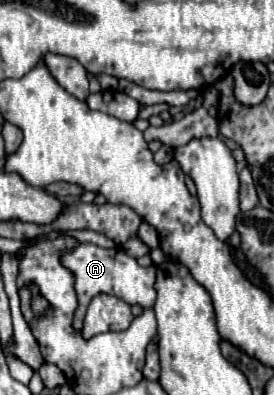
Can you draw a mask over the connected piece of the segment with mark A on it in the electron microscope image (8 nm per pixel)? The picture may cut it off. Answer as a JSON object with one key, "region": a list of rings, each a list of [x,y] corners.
{"region":[[[80,243],[74,249],[64,251],[60,255],[60,263],[68,271],[72,271],[72,275],[74,275],[74,289],[78,295],[78,313],[74,315],[72,327],[76,331],[82,329],[82,319],[84,319],[84,313],[88,309],[88,303],[100,293],[116,295],[122,301],[126,301],[128,305],[138,303],[142,307],[152,307],[156,301],[156,289],[154,289],[156,267],[154,265],[142,267],[142,265],[138,265],[136,259],[132,259],[130,255],[126,255],[118,249],[104,249],[104,247],[98,247],[92,243]]]}

